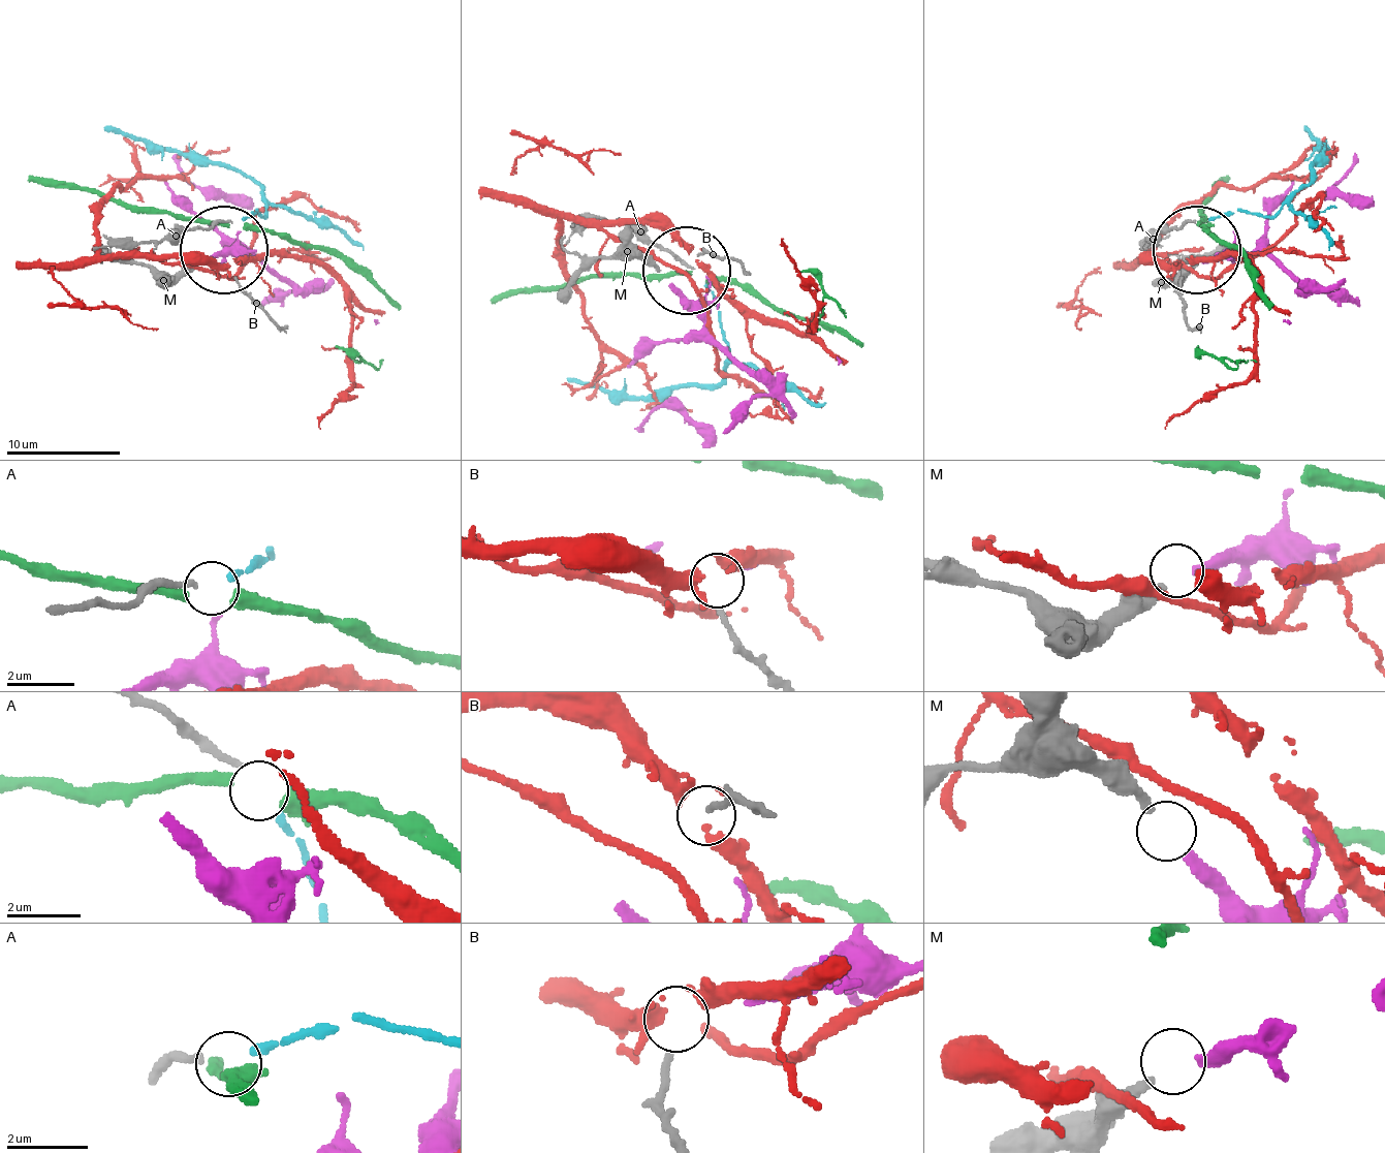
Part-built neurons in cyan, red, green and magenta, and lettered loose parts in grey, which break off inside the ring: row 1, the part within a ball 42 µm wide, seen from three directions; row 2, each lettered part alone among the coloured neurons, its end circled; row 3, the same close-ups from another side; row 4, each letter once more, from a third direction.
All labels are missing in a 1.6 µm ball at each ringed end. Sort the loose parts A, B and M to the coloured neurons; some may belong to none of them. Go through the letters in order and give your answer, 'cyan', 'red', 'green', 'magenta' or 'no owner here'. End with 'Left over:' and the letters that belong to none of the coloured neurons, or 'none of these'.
A: cyan
B: red
M: magenta
Left over: none of these

